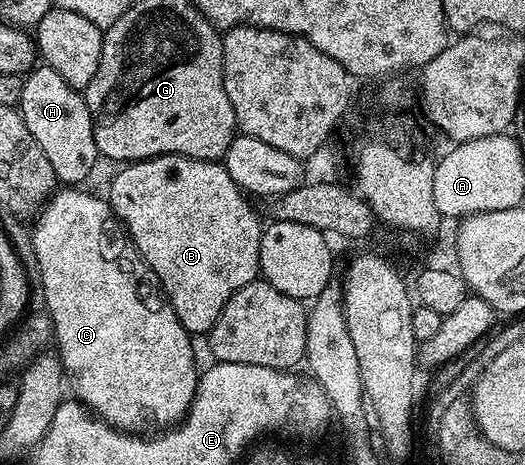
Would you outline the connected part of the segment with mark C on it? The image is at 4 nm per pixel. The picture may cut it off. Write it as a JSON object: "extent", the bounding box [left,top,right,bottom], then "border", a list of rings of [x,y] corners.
{"extent":[32,188,200,432],"border":[[[58,188],[46,199],[41,210],[38,211],[34,222],[34,234],[32,241],[35,258],[38,261],[40,280],[44,290],[46,301],[46,313],[49,314],[54,325],[53,341],[58,342],[56,353],[62,359],[62,368],[65,377],[74,385],[77,401],[89,408],[97,417],[109,426],[117,430],[127,432],[154,432],[159,428],[170,428],[186,417],[188,408],[194,399],[194,393],[198,387],[198,376],[200,366],[194,363],[194,346],[192,336],[182,327],[174,309],[170,307],[170,301],[162,292],[162,286],[157,276],[150,271],[144,259],[138,256],[134,249],[129,234],[126,233],[123,225],[118,220],[117,214],[110,208],[109,201],[105,197],[97,198],[94,194],[82,190],[86,188]]]}

